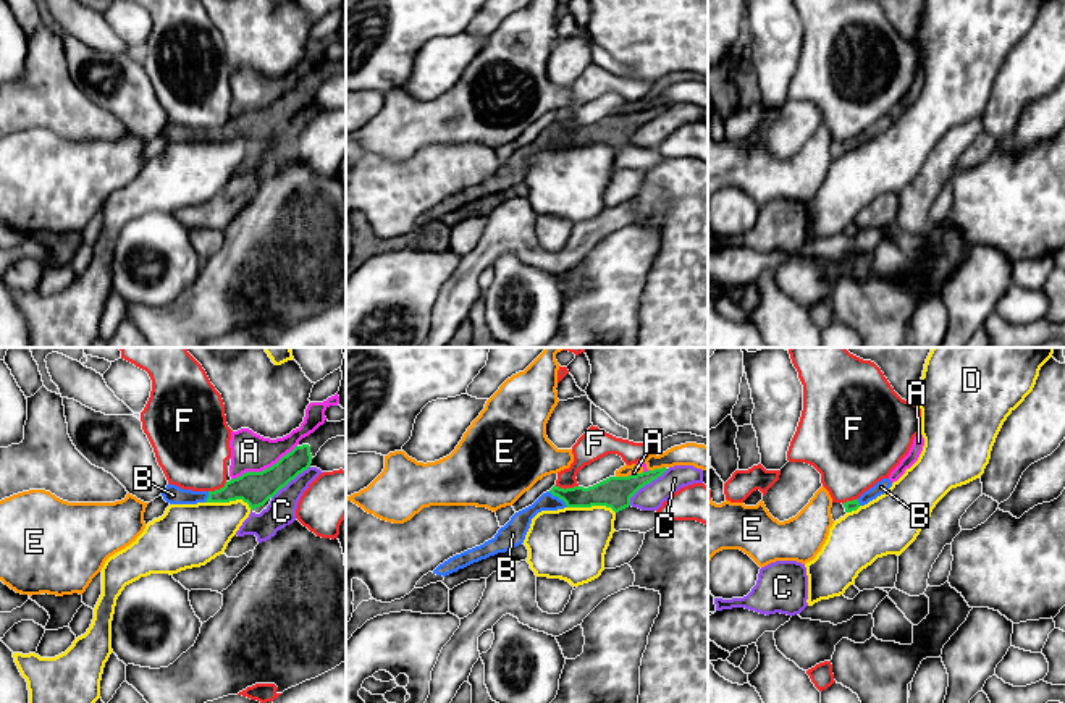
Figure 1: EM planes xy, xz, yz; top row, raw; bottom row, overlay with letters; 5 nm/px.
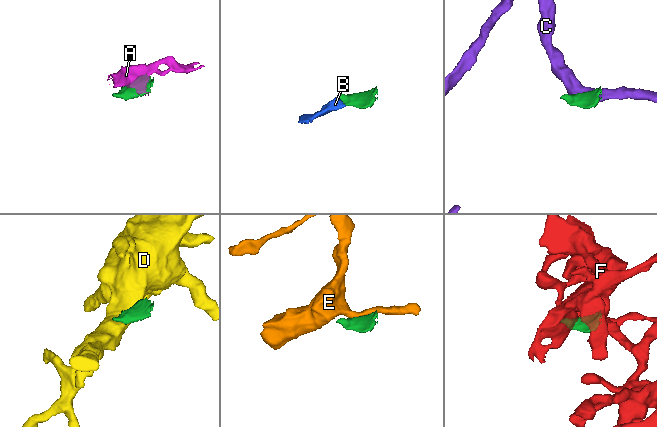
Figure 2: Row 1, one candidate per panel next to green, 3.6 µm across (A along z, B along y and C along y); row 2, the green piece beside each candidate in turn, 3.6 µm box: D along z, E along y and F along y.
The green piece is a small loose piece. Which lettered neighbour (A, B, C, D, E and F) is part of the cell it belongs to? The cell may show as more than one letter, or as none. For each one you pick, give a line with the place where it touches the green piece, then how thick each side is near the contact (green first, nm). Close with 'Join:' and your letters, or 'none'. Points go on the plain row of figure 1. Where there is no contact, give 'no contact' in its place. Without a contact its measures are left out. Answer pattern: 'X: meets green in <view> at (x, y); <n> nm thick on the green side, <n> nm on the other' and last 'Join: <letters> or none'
B: meets green in xz at (558, 134); 130 nm thick on the green side, 110 nm on the other
Join: B

